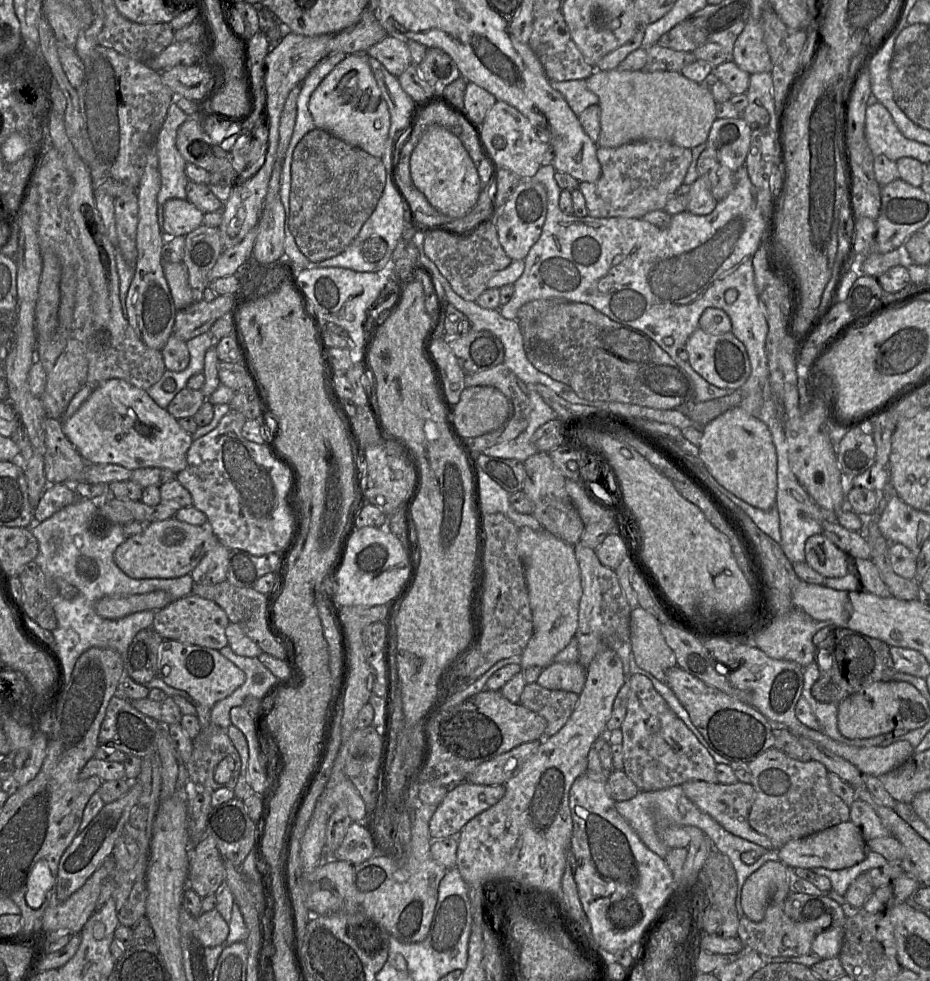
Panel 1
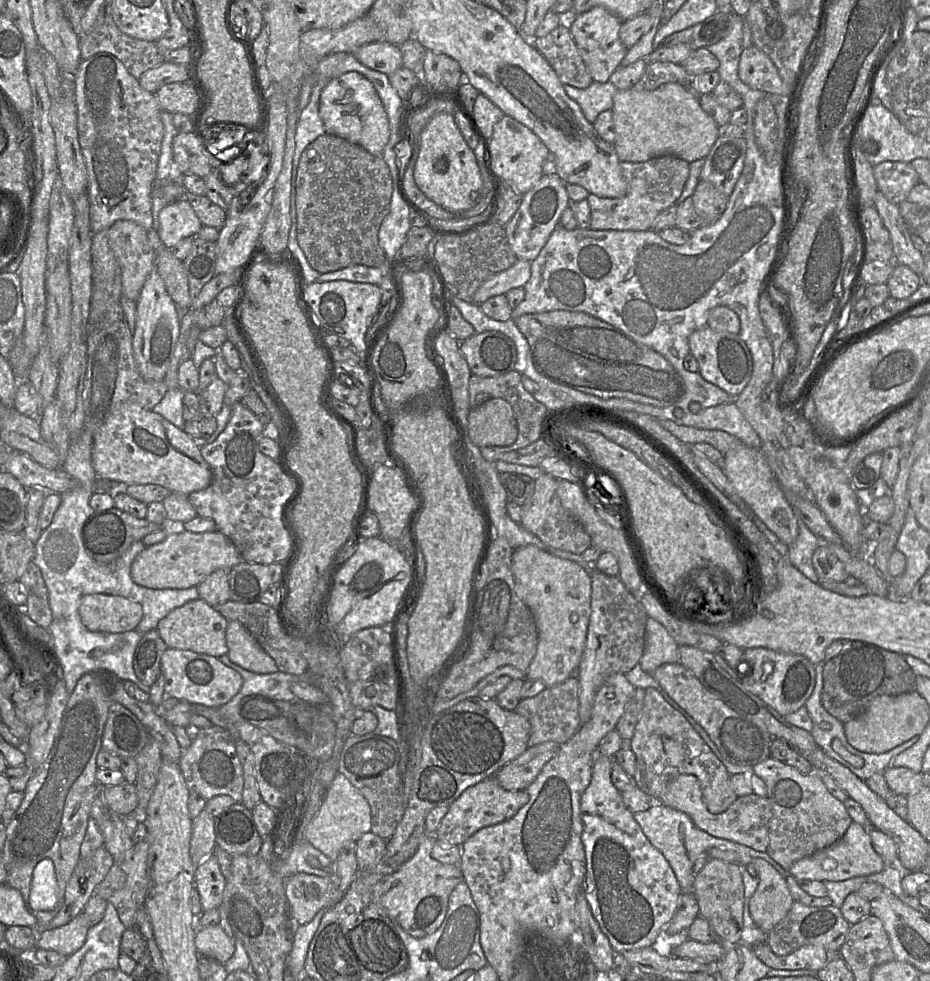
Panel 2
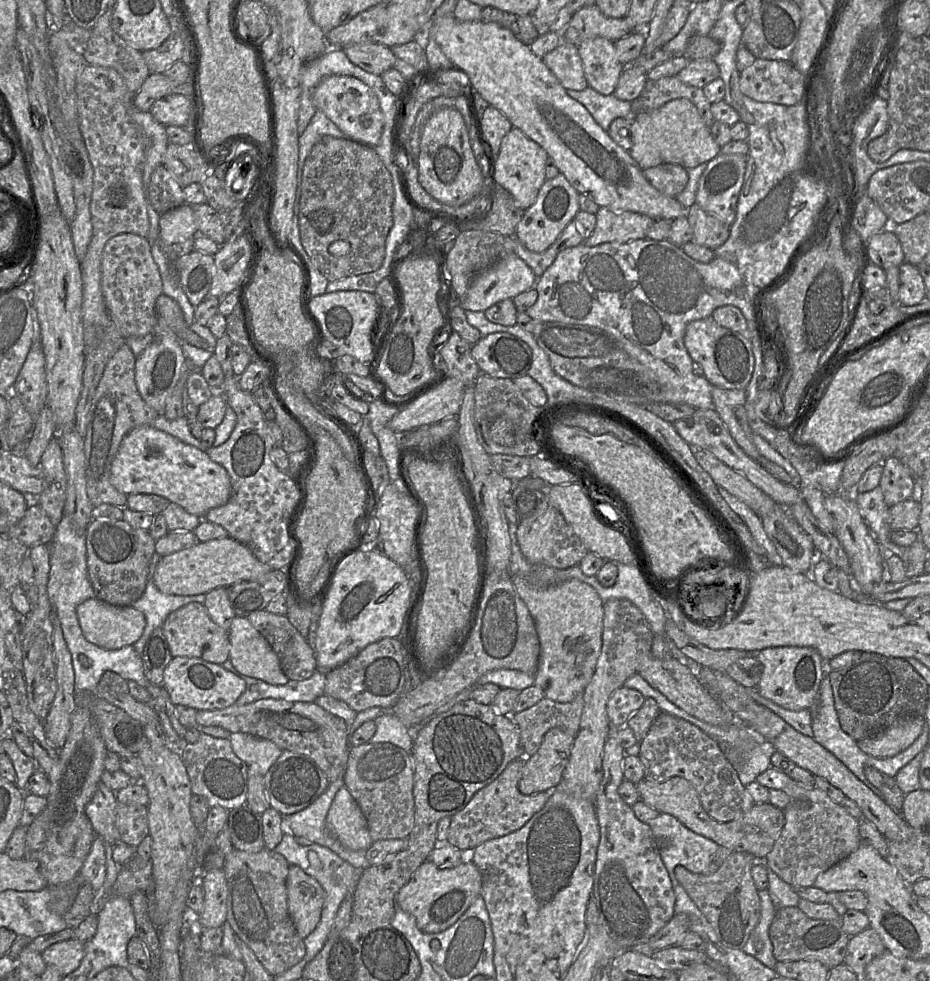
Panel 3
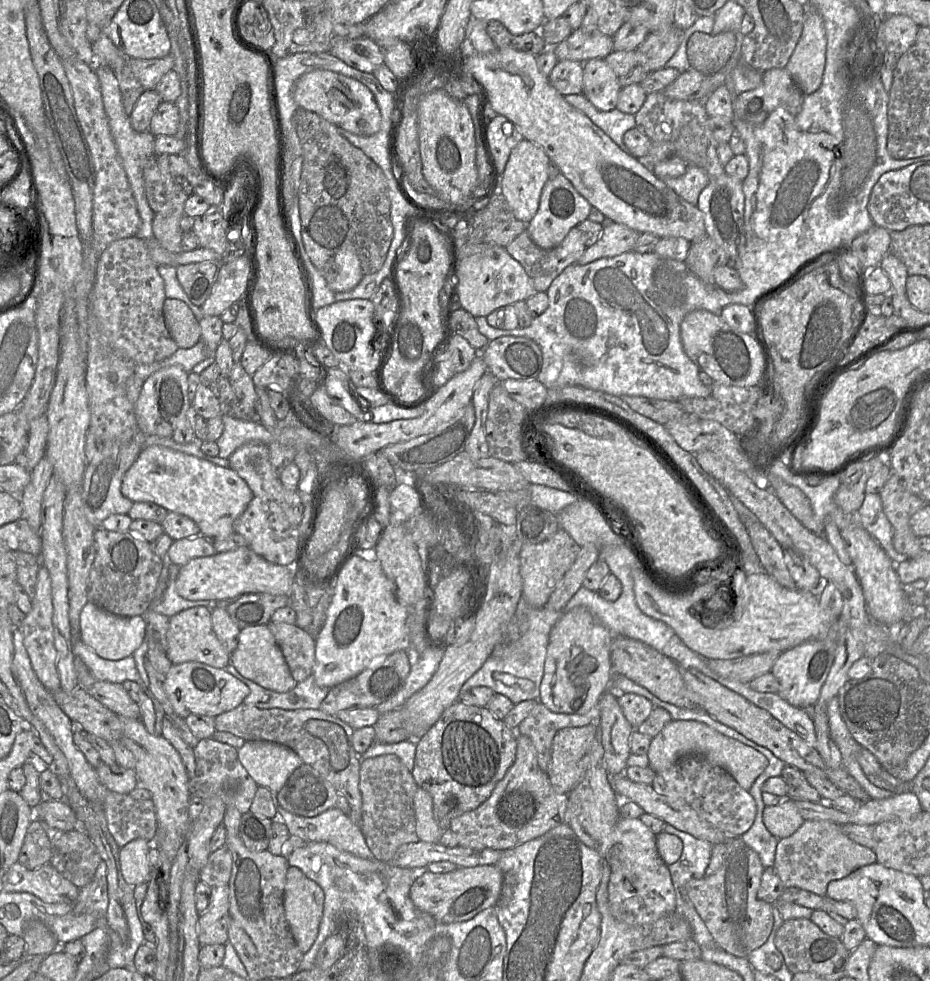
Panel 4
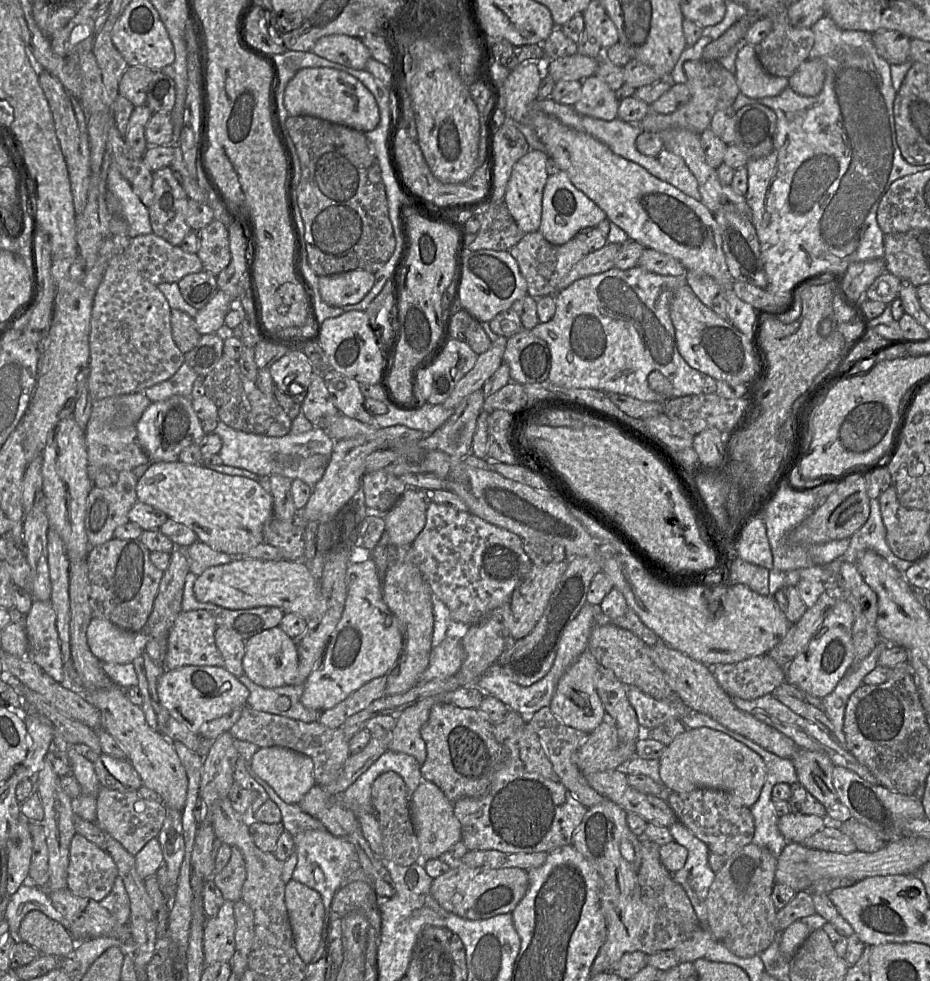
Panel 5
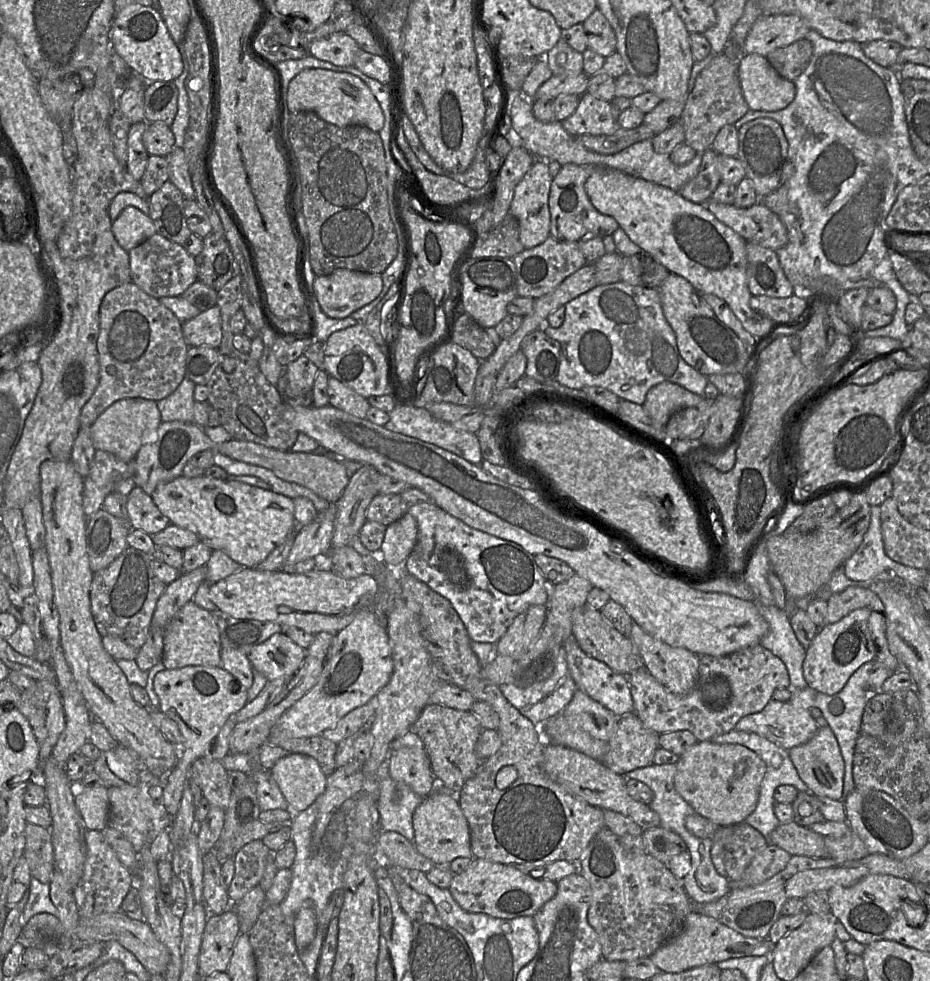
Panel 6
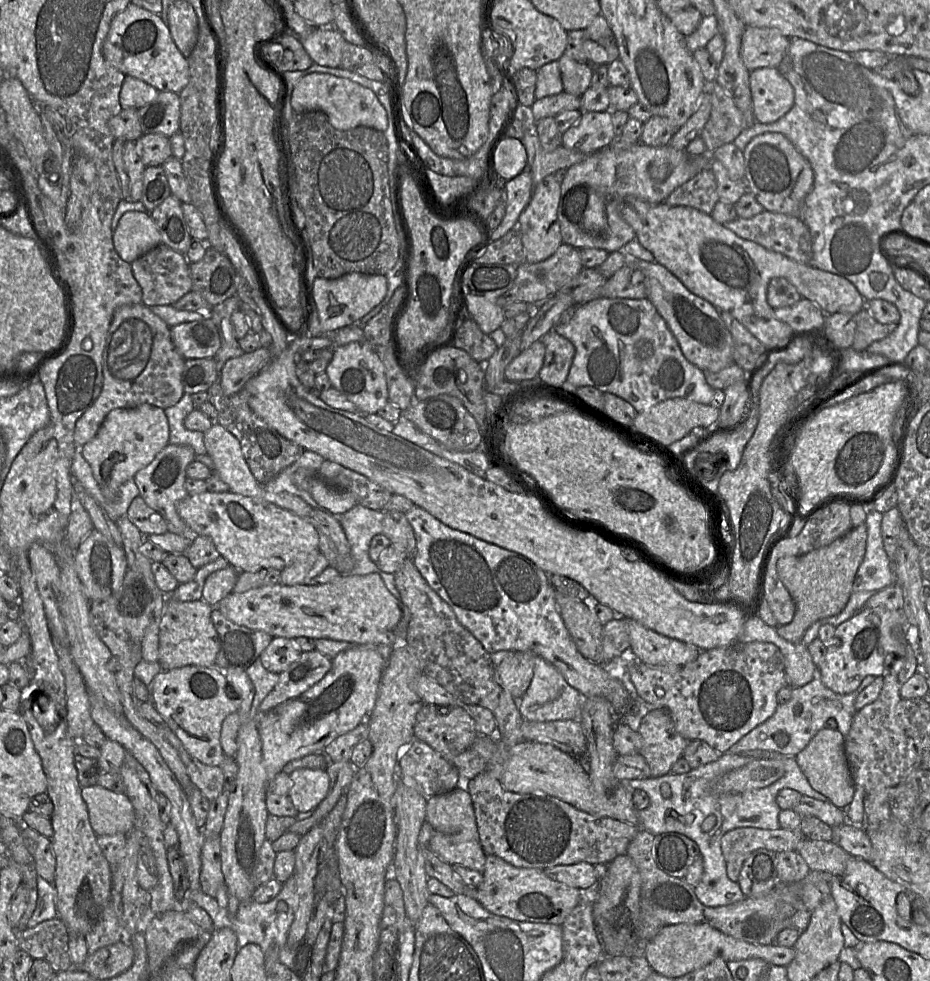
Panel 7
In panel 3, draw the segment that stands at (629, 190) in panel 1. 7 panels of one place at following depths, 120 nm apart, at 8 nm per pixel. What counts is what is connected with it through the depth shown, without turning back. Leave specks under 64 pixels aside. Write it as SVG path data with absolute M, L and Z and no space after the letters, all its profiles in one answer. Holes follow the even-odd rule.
M663 163L642 170L644 177L660 193L676 197L688 181L687 169L673 163ZM600 207L596 213L596 226L592 235L584 240L588 247L609 242L630 242L645 238L646 232L655 220L635 213L615 213Z

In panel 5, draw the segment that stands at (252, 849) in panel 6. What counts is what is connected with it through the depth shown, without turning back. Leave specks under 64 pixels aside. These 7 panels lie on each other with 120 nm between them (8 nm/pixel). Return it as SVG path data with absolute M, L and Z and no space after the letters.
M231 847L231 857L225 868L212 875L212 880L227 901L241 900L241 890L246 879L246 865L241 851Z

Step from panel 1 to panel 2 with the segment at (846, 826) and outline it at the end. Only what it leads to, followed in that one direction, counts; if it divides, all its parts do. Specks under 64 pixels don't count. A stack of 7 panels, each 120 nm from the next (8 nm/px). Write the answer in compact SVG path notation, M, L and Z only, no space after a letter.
M852 822L838 841L809 857L798 860L790 867L788 872L796 880L844 881L858 876L869 876L879 873L885 865L885 861L873 848L867 827Z

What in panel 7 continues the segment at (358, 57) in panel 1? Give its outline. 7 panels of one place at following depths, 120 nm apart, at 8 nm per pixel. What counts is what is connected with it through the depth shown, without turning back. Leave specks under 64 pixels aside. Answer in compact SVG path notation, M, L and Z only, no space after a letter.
M314 72L301 78L293 88L290 104L295 113L325 113L331 125L338 130L365 126L385 132L388 127L386 110L373 91L347 78L332 74Z

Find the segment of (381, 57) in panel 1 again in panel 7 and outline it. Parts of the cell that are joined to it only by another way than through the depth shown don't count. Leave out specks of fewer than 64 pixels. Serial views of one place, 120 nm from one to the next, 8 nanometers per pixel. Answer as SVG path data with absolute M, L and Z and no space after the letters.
M333 26L319 27L306 38L299 38L314 63L330 68L341 65L346 40Z

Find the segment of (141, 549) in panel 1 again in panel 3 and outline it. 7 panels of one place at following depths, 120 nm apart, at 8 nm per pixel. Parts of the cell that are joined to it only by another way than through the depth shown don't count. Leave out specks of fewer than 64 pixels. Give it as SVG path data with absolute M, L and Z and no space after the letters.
M226 537L207 542L199 542L190 548L159 556L151 579L157 589L168 595L206 595L209 591L240 581L253 581L272 570L260 562L251 550L233 538Z

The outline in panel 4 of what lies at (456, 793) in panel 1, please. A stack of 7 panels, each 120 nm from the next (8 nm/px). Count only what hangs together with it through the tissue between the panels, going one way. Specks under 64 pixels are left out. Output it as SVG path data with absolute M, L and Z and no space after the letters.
M517 734L515 760L505 776L479 807L454 818L450 829L457 838L458 846L477 850L508 850L565 823L567 802L568 794L557 793L548 774L540 769L531 739Z

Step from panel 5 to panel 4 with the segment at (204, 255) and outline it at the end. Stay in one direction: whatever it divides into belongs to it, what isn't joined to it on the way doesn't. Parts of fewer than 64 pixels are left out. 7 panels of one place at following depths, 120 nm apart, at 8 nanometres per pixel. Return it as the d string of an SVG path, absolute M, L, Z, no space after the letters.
M211 207L207 212L193 219L192 232L200 247L213 250L219 257L227 250L227 221L219 209Z

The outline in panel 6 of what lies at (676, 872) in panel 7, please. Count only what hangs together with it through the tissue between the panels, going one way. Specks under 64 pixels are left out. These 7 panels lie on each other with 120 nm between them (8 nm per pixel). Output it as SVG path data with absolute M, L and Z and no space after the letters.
M661 827L644 830L643 838L645 851L664 864L687 851L687 846L679 835Z

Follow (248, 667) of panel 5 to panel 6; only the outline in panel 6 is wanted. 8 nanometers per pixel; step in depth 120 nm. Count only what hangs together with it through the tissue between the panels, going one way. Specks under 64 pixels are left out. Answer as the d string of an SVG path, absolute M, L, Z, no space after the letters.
M284 633L272 635L248 654L253 669L269 682L279 678L292 678L302 666L305 649Z

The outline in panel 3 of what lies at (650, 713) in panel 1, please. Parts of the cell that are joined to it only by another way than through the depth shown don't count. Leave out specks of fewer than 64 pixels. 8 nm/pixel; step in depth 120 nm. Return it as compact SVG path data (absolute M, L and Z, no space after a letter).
M660 712L639 744L638 757L644 767L643 780L659 784L672 777L686 779L694 787L702 808L713 820L731 822L755 804L719 744L692 723Z

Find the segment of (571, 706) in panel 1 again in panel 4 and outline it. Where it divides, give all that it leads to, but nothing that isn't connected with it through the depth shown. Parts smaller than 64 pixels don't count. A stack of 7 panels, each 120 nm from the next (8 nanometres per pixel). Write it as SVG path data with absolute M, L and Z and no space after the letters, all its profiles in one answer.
M539 702L519 724L517 734L531 739L541 770L548 774L551 766L552 743L556 733L564 728L583 727L598 719L598 706L586 714L564 714L549 710Z

